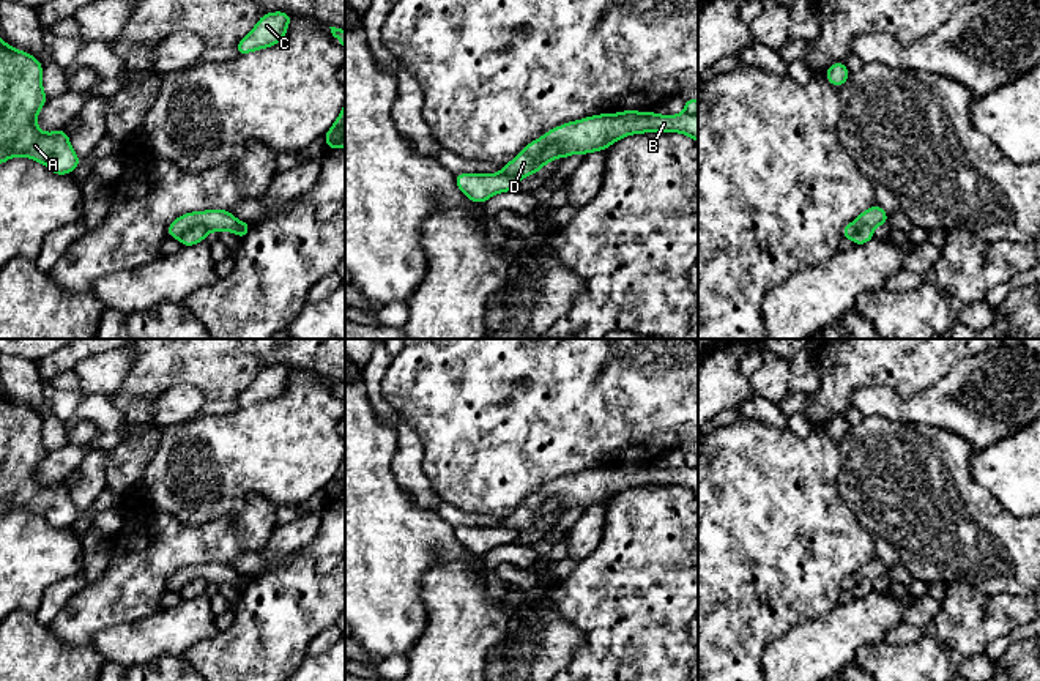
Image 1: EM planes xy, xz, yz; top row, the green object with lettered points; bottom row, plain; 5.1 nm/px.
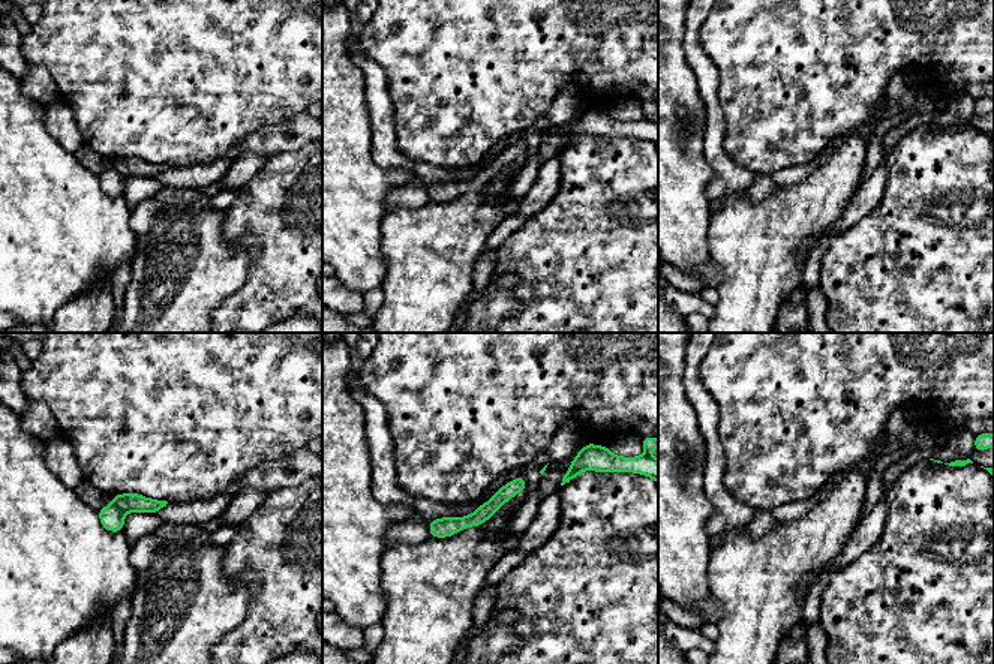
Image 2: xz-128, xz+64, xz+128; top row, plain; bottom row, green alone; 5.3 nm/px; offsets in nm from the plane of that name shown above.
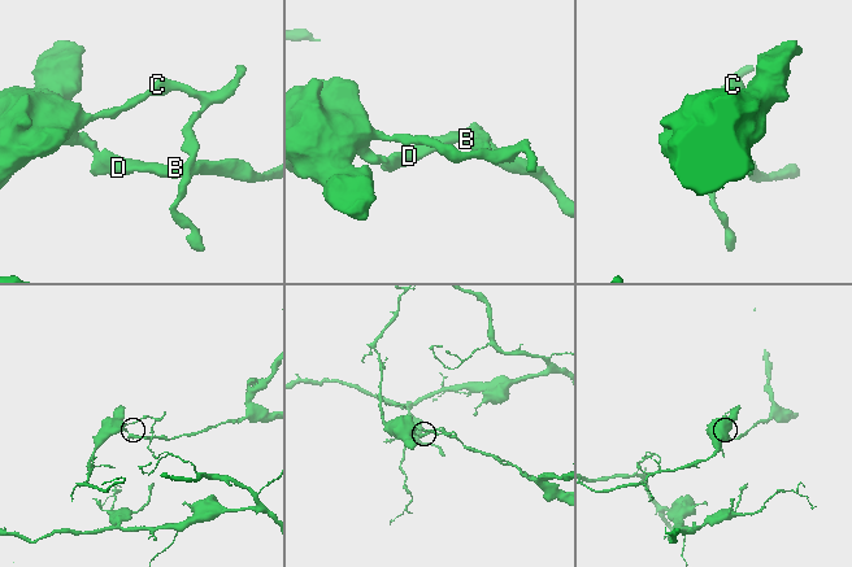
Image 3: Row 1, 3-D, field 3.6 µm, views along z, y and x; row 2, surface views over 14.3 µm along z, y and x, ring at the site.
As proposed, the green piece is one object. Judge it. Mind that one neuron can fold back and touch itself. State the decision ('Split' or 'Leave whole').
Split

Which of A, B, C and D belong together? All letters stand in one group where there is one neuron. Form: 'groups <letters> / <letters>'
groups A C / B D

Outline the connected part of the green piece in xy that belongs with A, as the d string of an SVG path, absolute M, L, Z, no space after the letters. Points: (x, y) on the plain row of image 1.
M0 391L0 517L25 509L57 528L80 519L65 482L43 486L38 481L38 465L46 454L39 413Z

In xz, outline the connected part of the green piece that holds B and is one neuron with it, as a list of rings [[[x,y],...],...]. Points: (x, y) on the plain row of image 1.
[[[622,463],[569,474],[529,495],[509,517],[503,517],[501,527],[518,533],[531,530],[558,509],[604,504],[626,489],[643,486],[681,486],[698,497],[698,468]]]

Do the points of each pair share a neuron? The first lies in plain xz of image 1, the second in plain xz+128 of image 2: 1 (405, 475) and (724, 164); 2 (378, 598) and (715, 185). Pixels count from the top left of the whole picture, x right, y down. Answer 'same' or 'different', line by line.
1: same
2: different

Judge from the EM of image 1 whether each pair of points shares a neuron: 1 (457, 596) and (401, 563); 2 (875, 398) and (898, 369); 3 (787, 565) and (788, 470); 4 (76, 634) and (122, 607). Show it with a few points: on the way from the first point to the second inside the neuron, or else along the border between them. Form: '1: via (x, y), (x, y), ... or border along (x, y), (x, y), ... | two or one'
1: border along (457, 561), (435, 565), (424, 574), (426, 612) | two
2: border along (919, 393), (859, 387), (850, 404) | two
3: via (787, 541), (787, 494) | one
4: via (87, 623), (103, 607), (111, 607) | one

